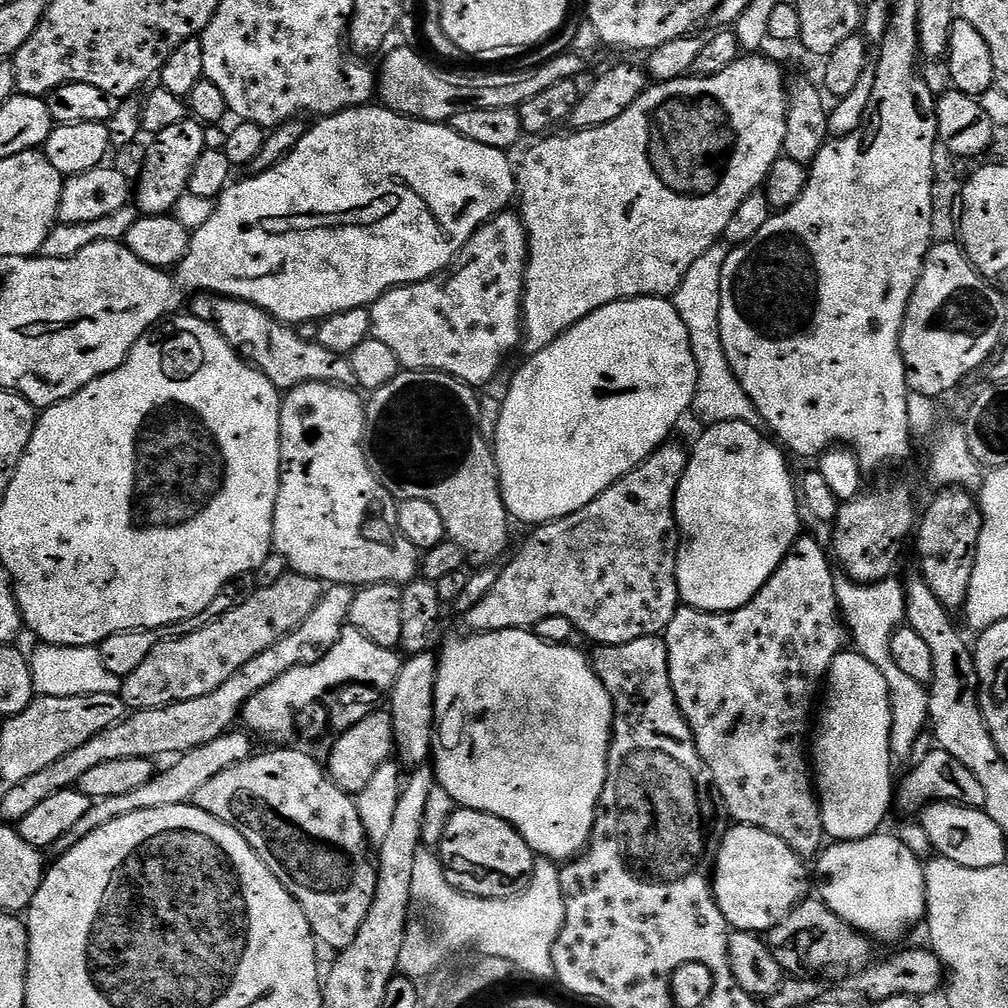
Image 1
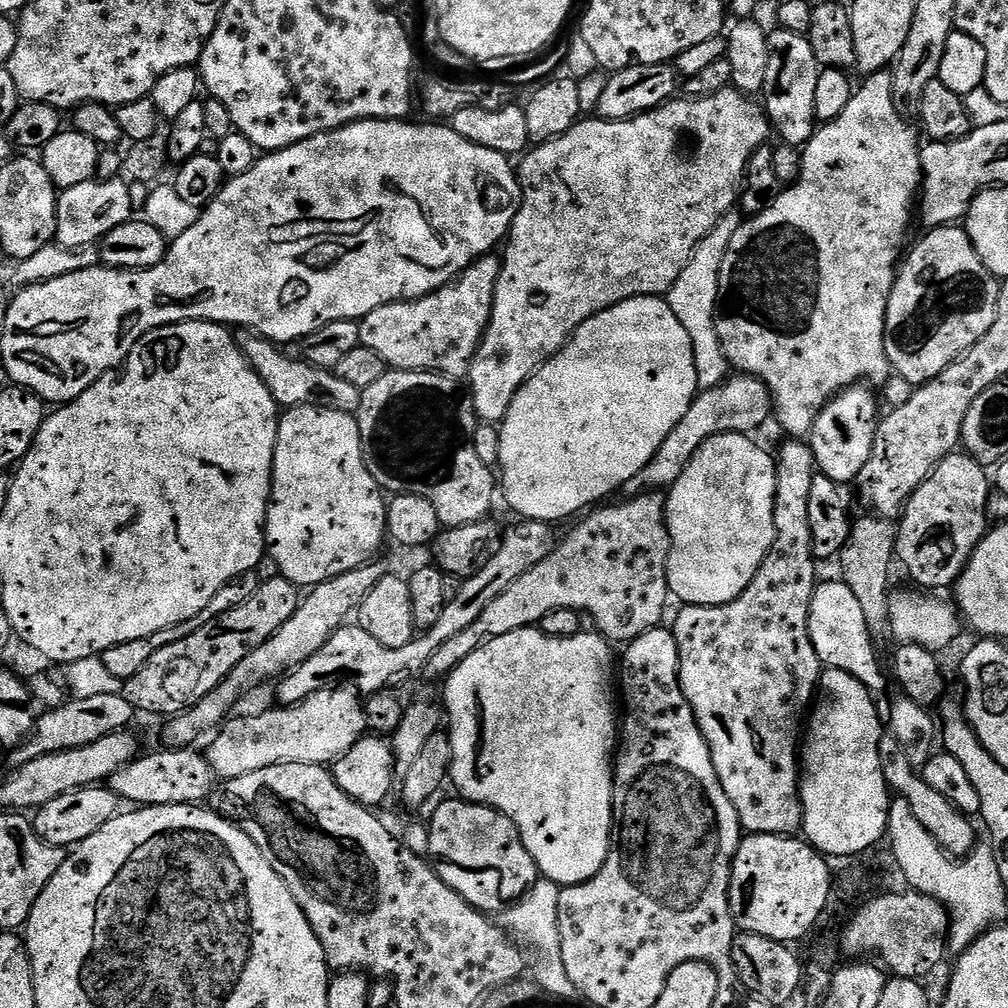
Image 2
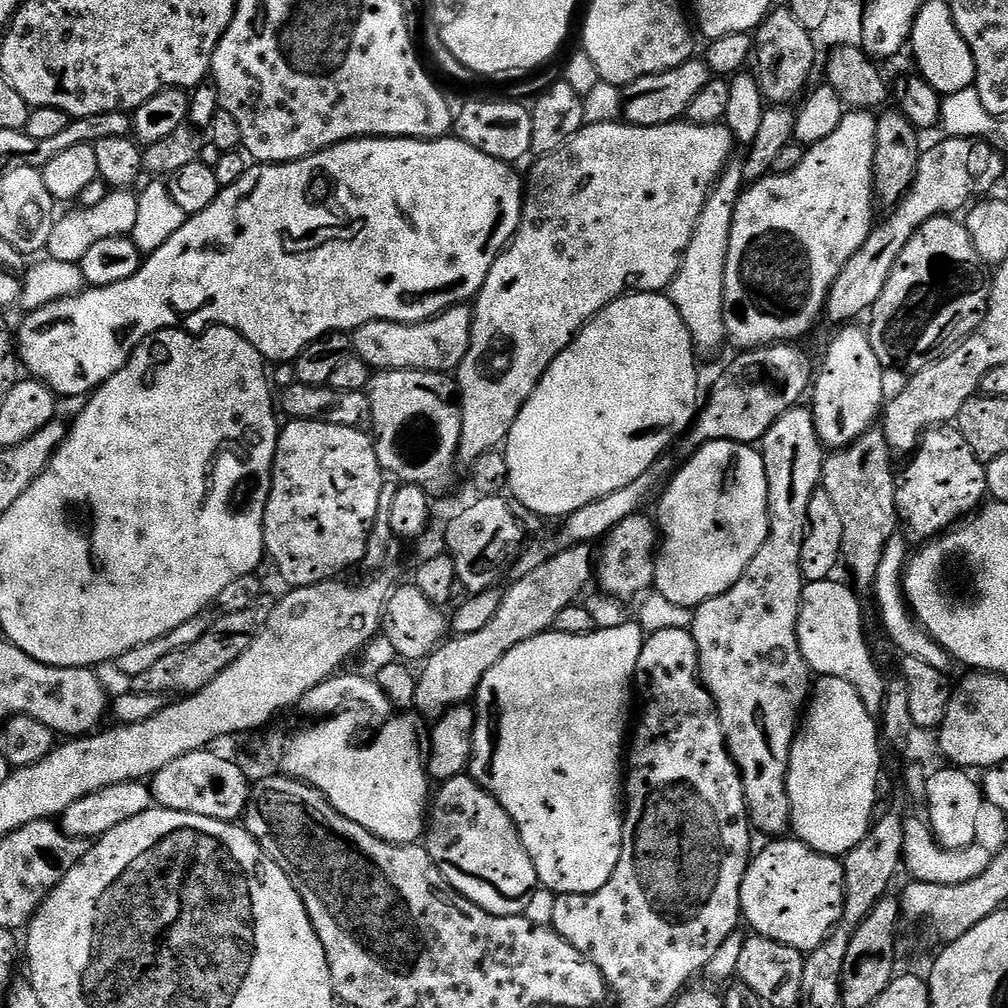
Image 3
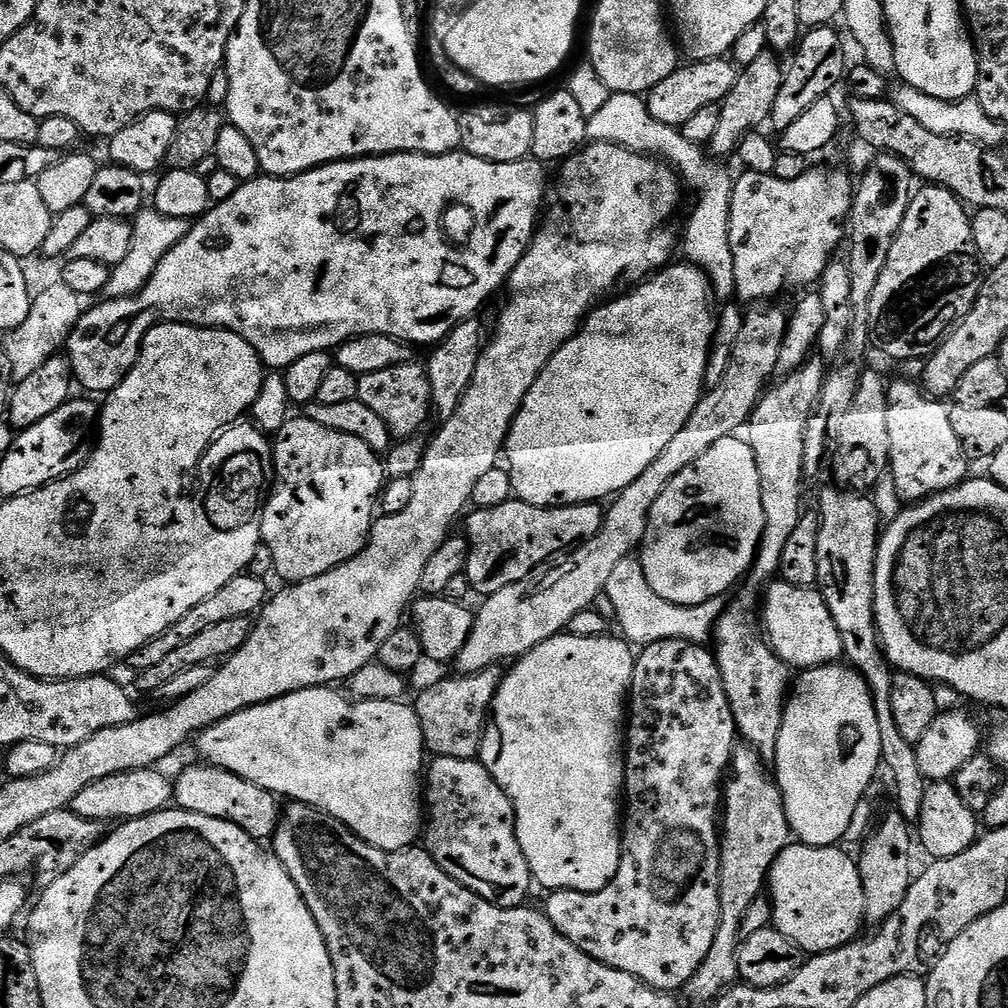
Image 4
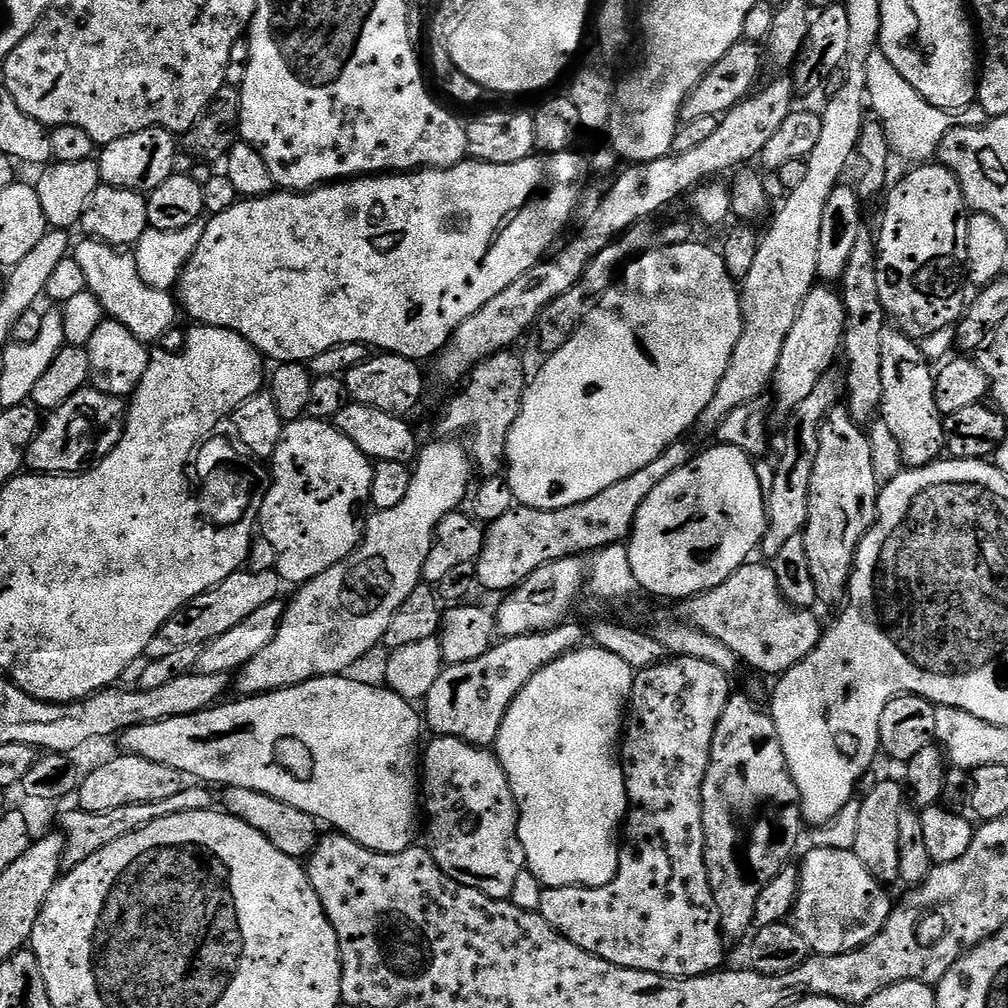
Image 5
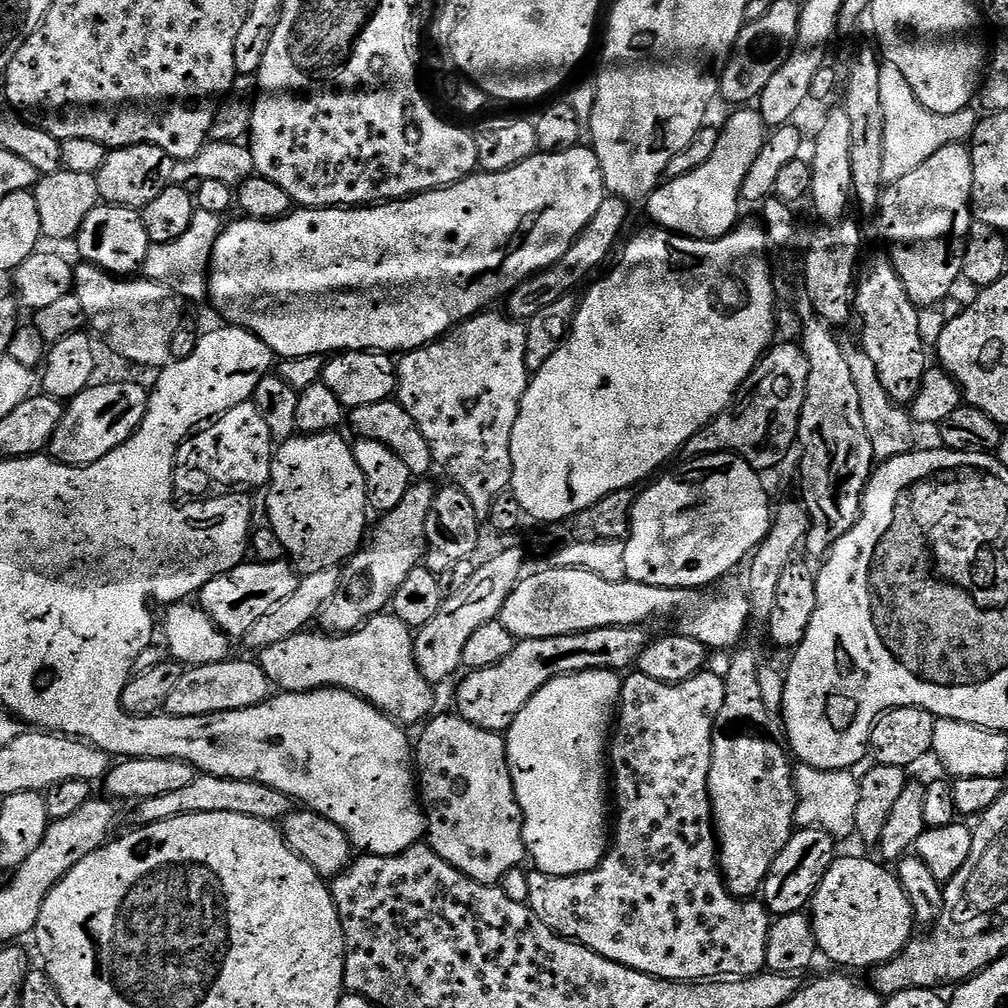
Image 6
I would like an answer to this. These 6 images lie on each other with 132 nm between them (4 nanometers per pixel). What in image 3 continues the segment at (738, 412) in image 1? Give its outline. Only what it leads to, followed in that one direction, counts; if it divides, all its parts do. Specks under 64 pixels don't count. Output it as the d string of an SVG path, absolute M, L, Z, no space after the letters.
M729 163L716 181L715 188L708 195L706 206L702 210L702 218L698 218L698 226L694 230L694 238L690 238L690 246L686 246L684 257L680 263L678 274L668 285L666 295L674 302L678 314L682 314L682 322L686 322L686 330L690 330L692 343L701 353L712 352L715 348L725 347L726 318L724 317L724 283L726 282L726 254L730 250L730 230L734 226L734 214L740 194L746 187L744 170L739 163Z

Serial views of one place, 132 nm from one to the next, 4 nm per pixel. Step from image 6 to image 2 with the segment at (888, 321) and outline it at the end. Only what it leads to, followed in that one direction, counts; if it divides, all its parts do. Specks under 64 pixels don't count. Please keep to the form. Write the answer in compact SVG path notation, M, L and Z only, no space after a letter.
M957 450L942 458L938 466L914 490L914 494L904 505L902 515L898 520L896 530L895 559L908 571L908 576L921 589L948 588L951 589L964 573L964 567L972 557L972 552L978 546L984 533L990 527L990 476L986 473L985 465L978 463L973 456L963 450Z

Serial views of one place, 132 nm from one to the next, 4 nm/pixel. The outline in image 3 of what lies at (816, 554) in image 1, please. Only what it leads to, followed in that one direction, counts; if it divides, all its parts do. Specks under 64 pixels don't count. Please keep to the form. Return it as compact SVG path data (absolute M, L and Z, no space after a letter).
M797 406L784 412L782 418L770 426L758 451L764 458L768 475L768 537L762 542L762 550L750 558L750 566L746 566L742 578L738 578L730 590L696 605L690 631L700 655L700 679L712 693L724 731L724 743L740 771L744 800L748 803L748 819L757 833L765 832L768 838L780 838L789 831L792 822L788 797L790 750L796 739L802 709L814 684L814 673L802 654L796 633L800 595L806 583L800 565L802 542L808 529L810 498L821 487L826 459L826 449L816 433L811 407Z

